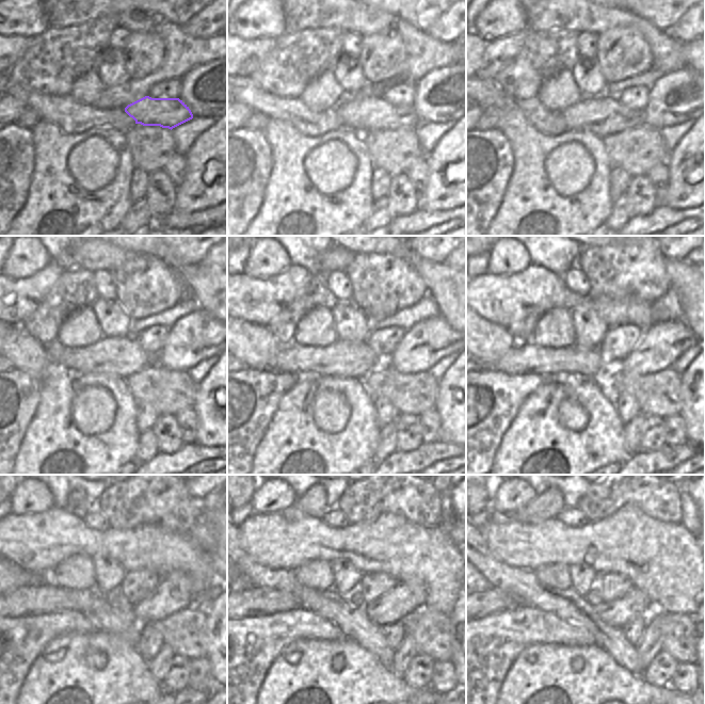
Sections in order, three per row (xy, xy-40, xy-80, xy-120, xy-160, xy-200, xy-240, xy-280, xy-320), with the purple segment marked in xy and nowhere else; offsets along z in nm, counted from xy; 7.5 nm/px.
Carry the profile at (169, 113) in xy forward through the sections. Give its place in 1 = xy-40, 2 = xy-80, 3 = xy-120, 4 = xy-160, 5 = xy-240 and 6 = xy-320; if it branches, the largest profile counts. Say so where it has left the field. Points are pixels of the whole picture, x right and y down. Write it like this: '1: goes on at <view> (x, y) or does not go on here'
1: goes on at xy-40 (364, 113)
2: goes on at xy-80 (603, 115)
3: goes on at xy-120 (122, 356)
4: goes on at xy-160 (356, 360)
5: goes on at xy-240 (44, 597)
6: goes on at xy-320 (490, 602)

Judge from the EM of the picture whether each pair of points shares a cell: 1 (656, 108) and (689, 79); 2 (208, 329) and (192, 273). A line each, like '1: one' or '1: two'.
1: one
2: two

